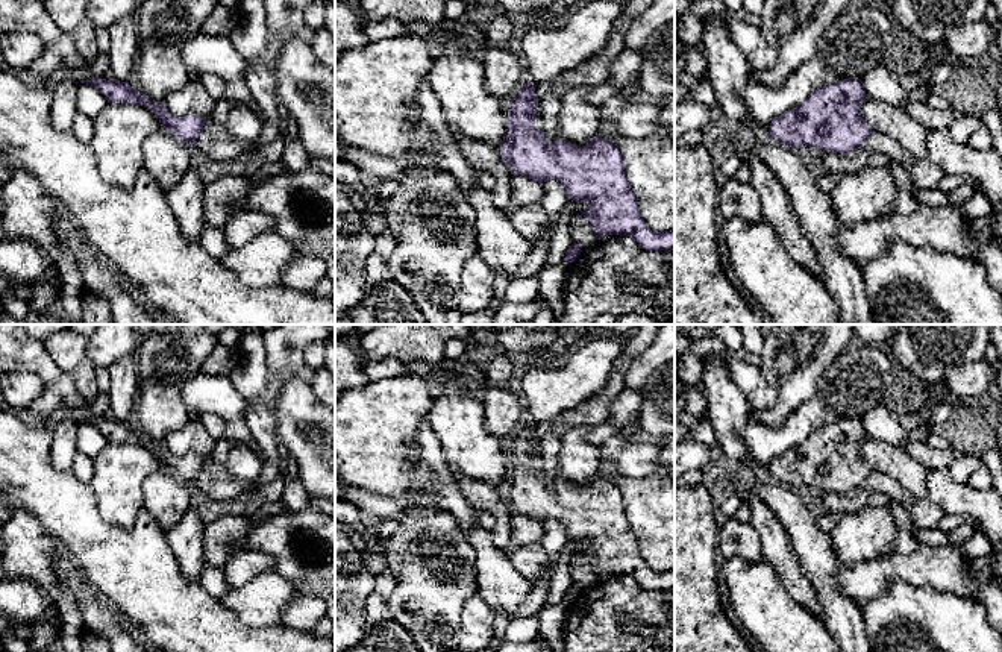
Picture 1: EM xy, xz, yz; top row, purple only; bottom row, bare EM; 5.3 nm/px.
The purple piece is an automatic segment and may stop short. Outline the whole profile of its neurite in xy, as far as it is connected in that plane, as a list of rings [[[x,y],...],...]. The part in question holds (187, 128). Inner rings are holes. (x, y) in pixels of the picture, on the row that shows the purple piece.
[[[96,76],[91,80],[83,80],[82,83],[89,83],[96,86],[109,103],[127,103],[127,105],[142,105],[149,108],[158,120],[162,123],[164,129],[193,144],[199,136],[206,120],[200,115],[188,114],[185,117],[174,117],[170,114],[164,102],[152,102],[136,91],[136,86],[120,80],[106,80],[102,76]]]

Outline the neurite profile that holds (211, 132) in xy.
[[[206,121],[199,136],[193,143],[212,162],[220,162],[224,156],[236,156],[252,147],[252,141],[233,139],[226,124]]]

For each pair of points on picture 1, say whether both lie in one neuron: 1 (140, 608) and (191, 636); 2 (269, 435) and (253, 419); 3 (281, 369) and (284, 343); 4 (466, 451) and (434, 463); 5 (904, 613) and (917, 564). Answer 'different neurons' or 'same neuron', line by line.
1: same neuron
2: same neuron
3: same neuron
4: different neurons
5: different neurons

